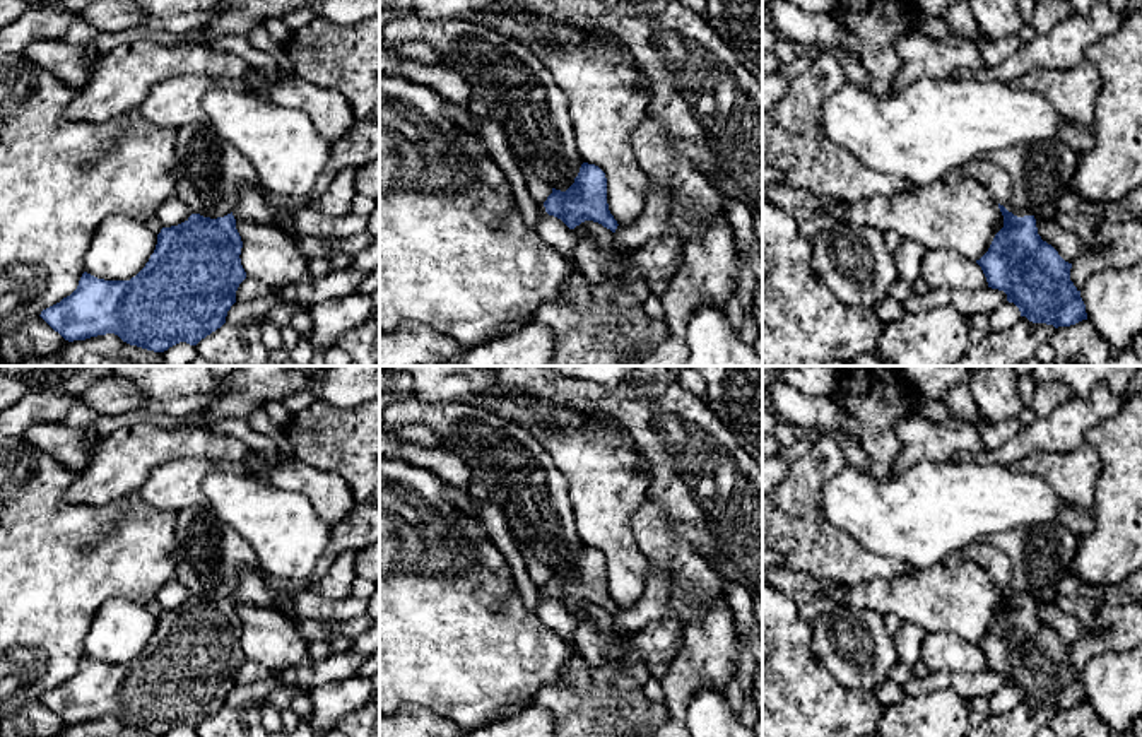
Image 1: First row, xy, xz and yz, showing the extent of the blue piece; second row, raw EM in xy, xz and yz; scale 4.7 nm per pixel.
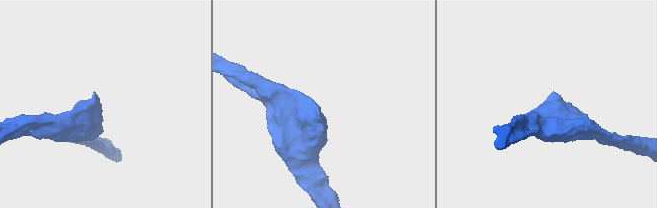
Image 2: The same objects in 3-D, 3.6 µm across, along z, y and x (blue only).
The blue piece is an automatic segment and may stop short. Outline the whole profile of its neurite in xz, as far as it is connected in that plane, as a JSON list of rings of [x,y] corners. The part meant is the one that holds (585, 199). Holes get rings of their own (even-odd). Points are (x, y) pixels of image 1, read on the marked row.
[[[588,162],[581,164],[574,183],[566,192],[552,188],[544,207],[549,215],[561,219],[569,229],[585,221],[602,224],[615,234],[617,243],[626,250],[674,233],[672,193],[667,186],[650,178],[641,214],[634,222],[619,226],[609,210],[605,173]]]

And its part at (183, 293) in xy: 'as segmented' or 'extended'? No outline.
extended

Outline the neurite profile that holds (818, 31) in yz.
[[[764,0],[768,22],[793,44],[810,53],[827,53],[829,48],[843,48],[860,58],[860,43],[831,12],[809,12],[788,0]]]

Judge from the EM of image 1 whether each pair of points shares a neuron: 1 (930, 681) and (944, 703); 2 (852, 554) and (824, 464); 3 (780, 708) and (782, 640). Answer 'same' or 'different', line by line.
1: different
2: same
3: same

